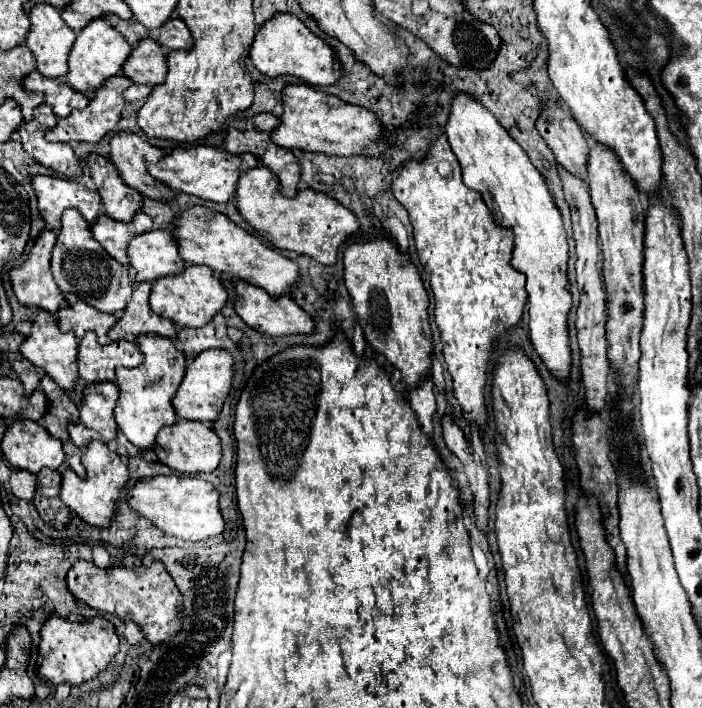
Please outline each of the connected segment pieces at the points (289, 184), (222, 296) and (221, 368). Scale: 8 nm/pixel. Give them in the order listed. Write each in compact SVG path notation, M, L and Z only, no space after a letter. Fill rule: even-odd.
M260 113L256 117L246 119L236 119L230 126L230 131L225 136L223 148L231 154L244 154L252 152L256 154L264 166L268 166L274 174L278 174L280 184L282 184L282 194L286 196L296 196L298 194L298 184L300 184L300 168L298 168L298 158L292 150L286 150L278 144L274 144L270 138L271 131L280 123L279 118L271 113Z
M186 266L182 274L166 276L152 284L150 308L158 312L158 316L168 318L184 328L200 328L208 324L226 306L226 300L228 300L226 288L208 266Z
M204 350L202 354L198 354L194 362L186 368L186 376L172 400L178 418L212 424L218 418L226 396L232 390L232 378L234 378L234 358L228 350Z

